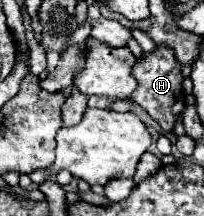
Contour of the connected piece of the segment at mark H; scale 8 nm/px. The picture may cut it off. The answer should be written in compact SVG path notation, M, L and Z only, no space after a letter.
M158 45L152 53L142 53L132 67L132 75L136 77L136 91L130 95L130 101L138 103L142 109L150 113L150 117L162 127L164 133L170 133L178 121L178 115L184 109L184 91L182 91L182 65L174 57L174 49L168 45Z

